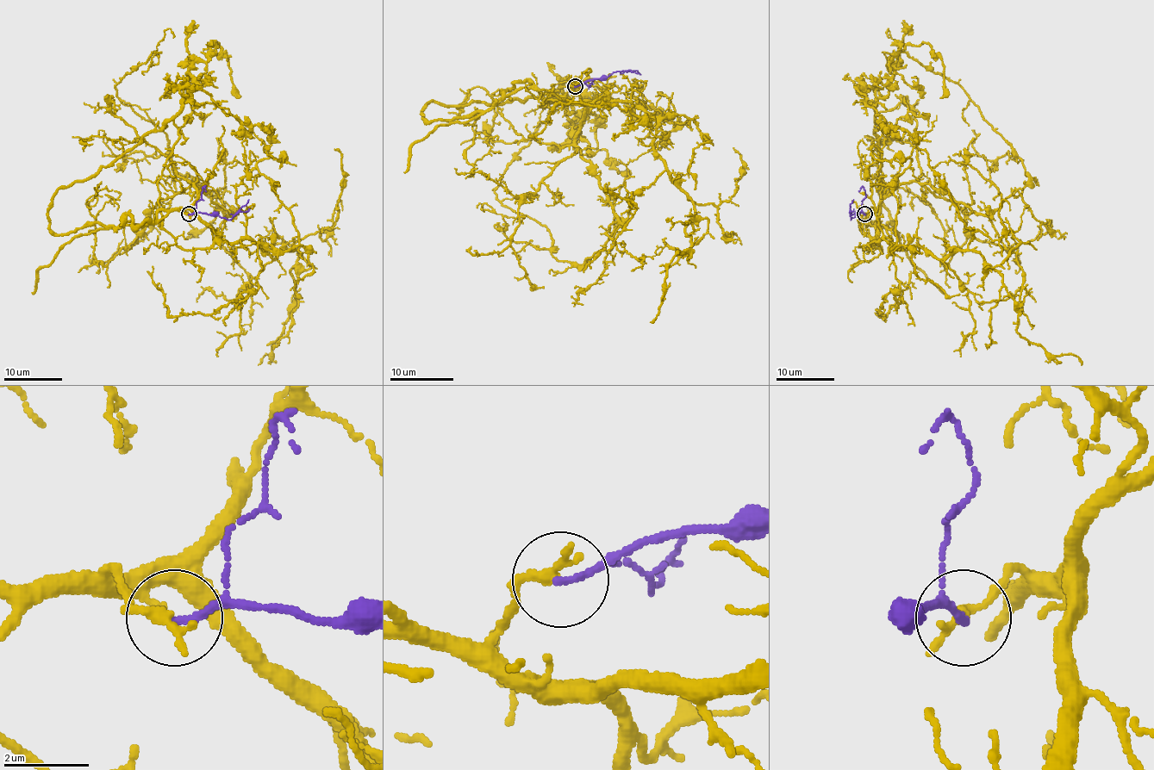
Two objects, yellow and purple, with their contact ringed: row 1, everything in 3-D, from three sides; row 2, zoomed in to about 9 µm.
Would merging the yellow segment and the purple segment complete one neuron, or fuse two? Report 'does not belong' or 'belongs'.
does not belong

